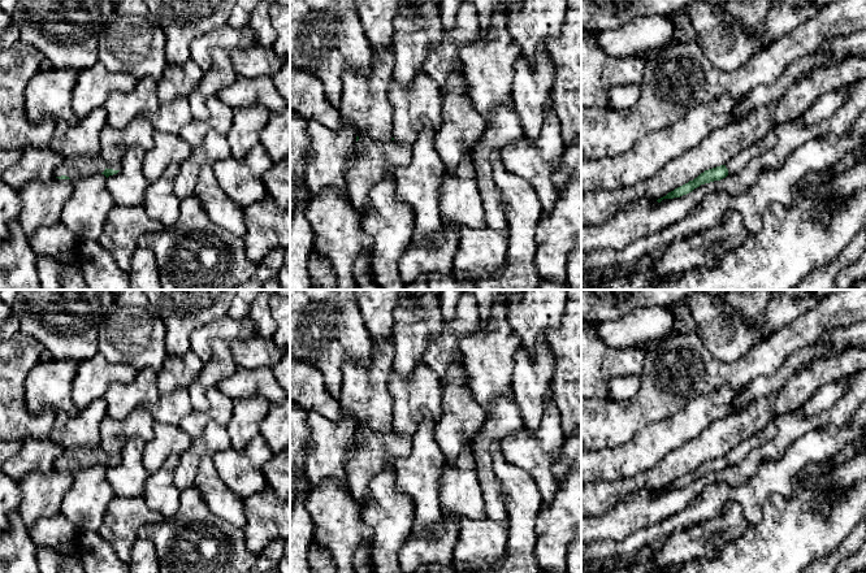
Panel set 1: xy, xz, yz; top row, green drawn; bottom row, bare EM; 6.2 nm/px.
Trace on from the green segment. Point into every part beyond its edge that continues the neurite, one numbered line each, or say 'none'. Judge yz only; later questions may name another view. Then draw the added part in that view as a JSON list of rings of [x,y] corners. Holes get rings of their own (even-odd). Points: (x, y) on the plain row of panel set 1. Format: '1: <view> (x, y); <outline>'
1: yz (739, 452); [[[772,420],[766,425],[765,429],[729,450],[729,452],[726,455],[728,465],[735,465],[742,461],[757,446],[765,443],[767,439],[774,438],[775,434],[776,422]]]

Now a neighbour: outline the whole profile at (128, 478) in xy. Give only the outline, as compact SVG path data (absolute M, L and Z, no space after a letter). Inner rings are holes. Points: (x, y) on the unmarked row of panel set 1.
M140 438L127 439L121 451L122 459L117 465L107 469L107 479L116 496L143 496L148 472L143 465L143 450L146 440Z

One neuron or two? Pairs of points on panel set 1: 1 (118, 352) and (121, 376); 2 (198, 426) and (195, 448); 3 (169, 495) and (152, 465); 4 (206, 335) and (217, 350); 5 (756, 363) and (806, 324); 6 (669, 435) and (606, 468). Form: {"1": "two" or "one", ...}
{"1": "two", "2": "two", "3": "two", "4": "two", "5": "one", "6": "one"}

